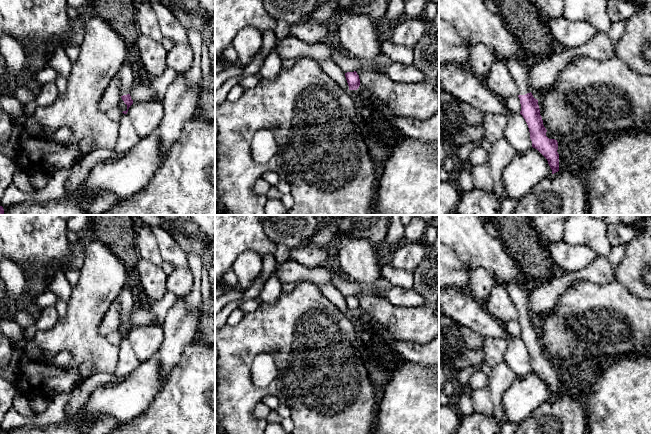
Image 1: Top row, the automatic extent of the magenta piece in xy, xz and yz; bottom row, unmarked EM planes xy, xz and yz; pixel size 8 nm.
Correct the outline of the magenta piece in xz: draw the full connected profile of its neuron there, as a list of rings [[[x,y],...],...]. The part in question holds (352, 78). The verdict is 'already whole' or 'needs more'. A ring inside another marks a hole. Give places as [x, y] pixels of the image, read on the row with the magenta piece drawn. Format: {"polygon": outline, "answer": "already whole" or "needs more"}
{"polygon": [[[356,71],[345,73],[345,77],[349,86],[349,90],[357,90],[359,88],[360,79]]], "answer": "already whole"}

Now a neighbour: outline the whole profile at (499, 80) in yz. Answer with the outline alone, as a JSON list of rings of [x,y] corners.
[[[495,62],[484,82],[493,93],[503,99],[519,94],[518,86],[504,63]]]

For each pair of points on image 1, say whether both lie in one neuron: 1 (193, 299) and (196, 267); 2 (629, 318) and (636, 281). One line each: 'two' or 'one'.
1: one
2: two

